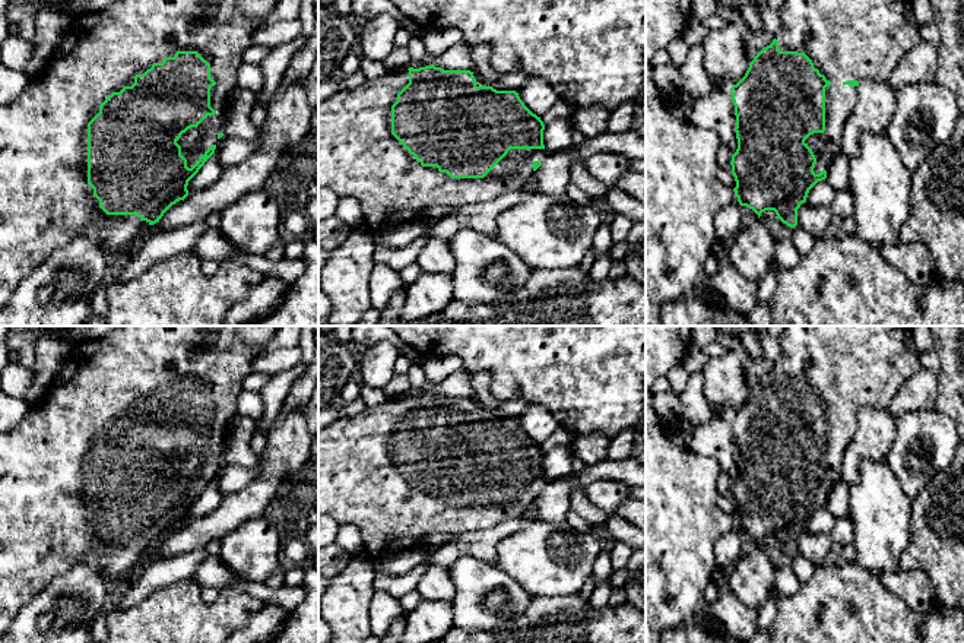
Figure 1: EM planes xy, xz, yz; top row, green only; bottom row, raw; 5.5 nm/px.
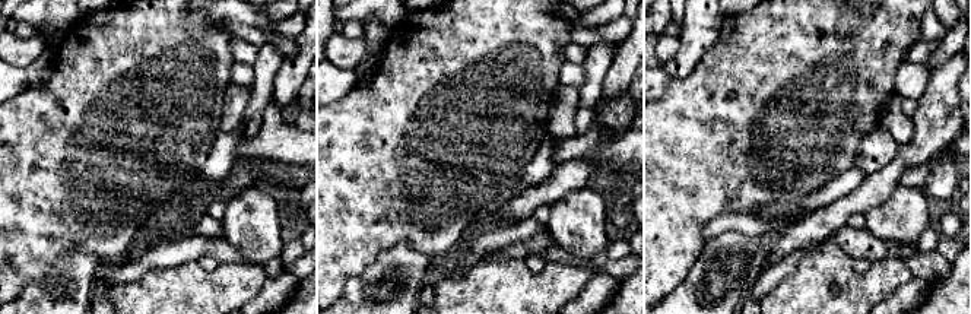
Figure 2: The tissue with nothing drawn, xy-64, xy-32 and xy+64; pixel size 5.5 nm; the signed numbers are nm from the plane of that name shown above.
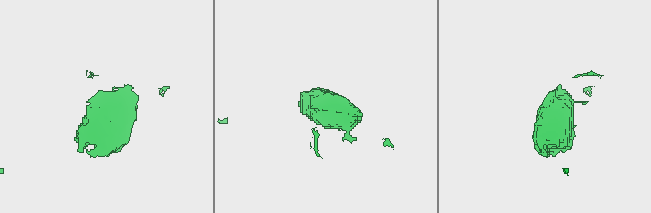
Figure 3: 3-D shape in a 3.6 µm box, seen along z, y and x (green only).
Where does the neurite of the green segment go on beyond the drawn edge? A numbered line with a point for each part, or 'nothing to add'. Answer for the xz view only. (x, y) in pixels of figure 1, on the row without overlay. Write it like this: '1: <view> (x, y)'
1: xz (358, 484)

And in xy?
1: xy (46, 529)

